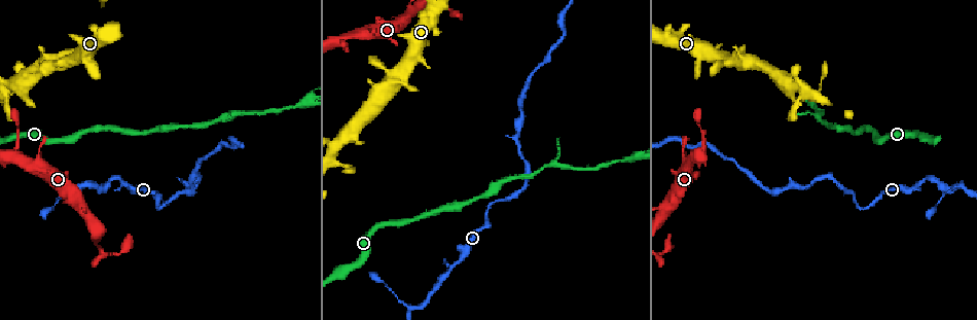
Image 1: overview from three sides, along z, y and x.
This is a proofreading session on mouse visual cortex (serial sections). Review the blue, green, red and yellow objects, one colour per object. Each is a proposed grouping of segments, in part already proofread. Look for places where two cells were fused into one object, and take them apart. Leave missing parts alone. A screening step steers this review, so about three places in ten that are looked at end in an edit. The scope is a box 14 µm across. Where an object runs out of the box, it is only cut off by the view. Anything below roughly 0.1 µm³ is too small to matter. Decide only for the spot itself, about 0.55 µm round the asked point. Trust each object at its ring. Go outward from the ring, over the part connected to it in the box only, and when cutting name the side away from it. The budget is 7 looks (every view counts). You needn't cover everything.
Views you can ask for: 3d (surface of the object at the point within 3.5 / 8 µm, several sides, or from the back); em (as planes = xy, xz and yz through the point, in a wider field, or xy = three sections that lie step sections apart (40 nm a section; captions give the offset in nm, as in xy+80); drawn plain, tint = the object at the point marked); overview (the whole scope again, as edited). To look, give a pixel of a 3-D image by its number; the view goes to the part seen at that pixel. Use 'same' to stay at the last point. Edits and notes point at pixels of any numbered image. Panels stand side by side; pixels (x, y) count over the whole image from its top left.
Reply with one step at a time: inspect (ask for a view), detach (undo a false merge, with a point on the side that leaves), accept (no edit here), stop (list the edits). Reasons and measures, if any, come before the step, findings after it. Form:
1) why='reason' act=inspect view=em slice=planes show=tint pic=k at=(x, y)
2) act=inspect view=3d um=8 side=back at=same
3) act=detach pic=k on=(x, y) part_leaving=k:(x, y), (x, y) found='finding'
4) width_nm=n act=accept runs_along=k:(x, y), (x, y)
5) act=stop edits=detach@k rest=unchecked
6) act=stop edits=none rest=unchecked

why='abrupt turn' act=inspect view=3d um=3.5 pic=1 at=(82, 186)

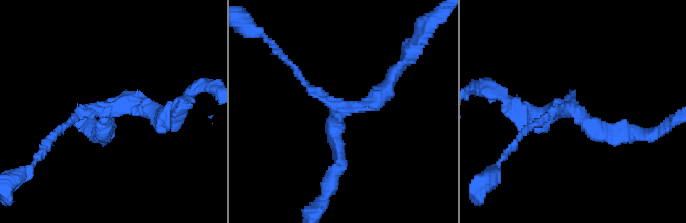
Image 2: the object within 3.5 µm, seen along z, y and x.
act=inspect view=em slice=xy step=3 show=tint pic=2 at=(336, 117)

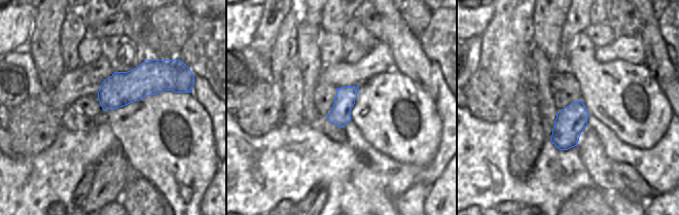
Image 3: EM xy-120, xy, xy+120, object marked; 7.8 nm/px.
act=inspect view=em slice=xy step=5 show=tint at=same

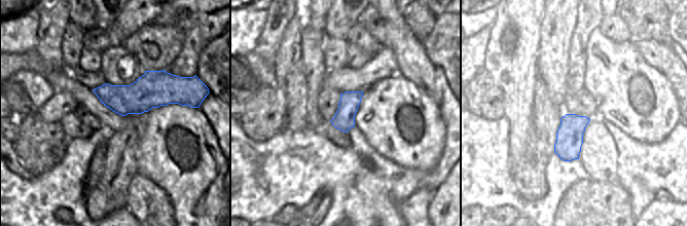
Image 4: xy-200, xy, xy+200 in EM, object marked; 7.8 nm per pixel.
act=accept runs_along=2:(390, 86), (339, 107), (339, 157) found='one cell here'

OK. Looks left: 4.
why='sudden change in width' act=inspect view=3d um=3.5 pic=1 at=(305, 103)

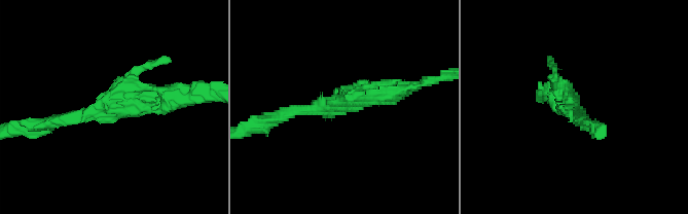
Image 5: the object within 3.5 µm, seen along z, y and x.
why='shape alone is not enough' act=inspect view=em slice=planes show=tint pic=5 at=(337, 105)

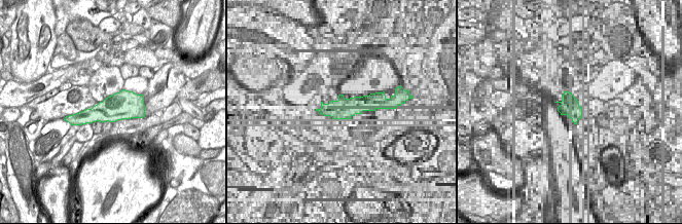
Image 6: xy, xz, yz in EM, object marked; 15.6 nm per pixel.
act=accept found='one cell here'

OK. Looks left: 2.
act=stop edits=none rest=unchecked

